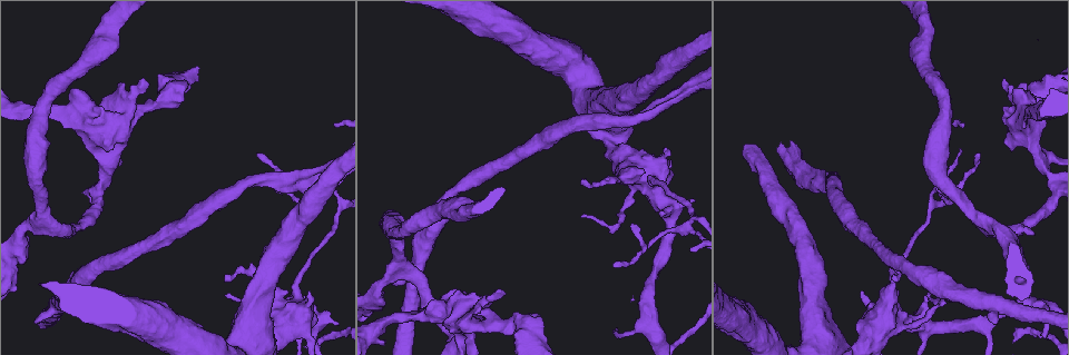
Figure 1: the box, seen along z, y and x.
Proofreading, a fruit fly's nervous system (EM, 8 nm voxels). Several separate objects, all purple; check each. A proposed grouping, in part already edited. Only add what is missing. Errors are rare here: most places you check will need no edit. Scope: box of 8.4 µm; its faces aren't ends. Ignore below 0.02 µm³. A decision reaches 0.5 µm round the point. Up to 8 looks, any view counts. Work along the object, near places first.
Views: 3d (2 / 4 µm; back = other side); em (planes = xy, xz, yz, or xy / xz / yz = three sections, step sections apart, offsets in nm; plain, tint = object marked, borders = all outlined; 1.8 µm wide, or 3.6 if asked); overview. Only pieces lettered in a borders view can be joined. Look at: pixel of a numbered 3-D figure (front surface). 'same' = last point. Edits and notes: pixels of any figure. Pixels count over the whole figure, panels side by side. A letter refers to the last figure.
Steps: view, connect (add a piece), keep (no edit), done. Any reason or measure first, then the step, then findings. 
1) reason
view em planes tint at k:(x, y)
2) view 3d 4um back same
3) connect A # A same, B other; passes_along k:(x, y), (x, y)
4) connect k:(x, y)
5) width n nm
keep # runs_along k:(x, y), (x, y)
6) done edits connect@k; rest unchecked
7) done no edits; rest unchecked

free end
view em yz step 8 tint at 1:(1035, 233)

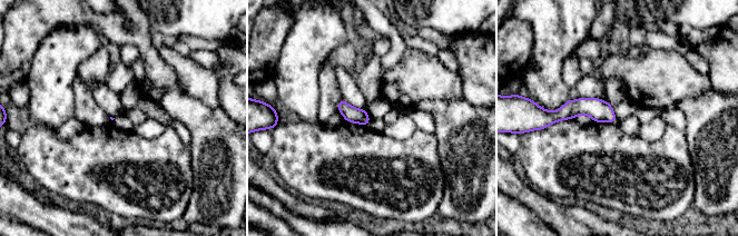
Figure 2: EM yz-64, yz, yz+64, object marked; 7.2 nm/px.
another direction
view em planes borders same

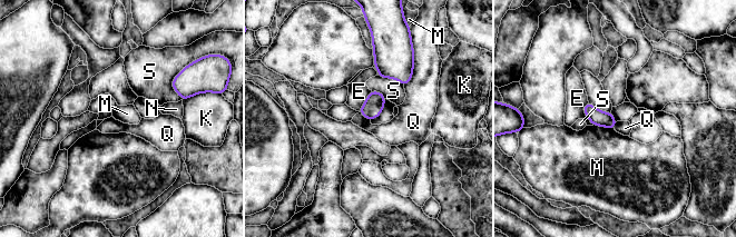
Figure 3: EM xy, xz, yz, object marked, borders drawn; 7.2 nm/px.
keep # E other, K other, M other, N other, Q other, S other; border 3:(414, 59), (411, 79), (404, 86); no lettered piece goes on from it

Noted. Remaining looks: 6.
stops while still wide
view 3d 2um back at 1:(993, 322)

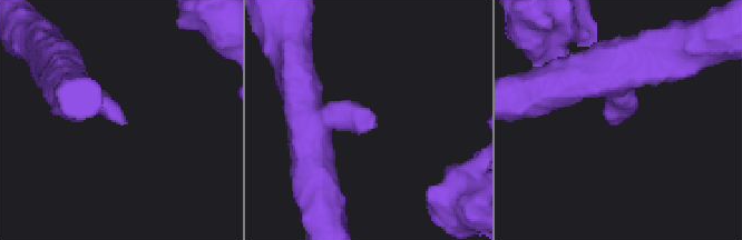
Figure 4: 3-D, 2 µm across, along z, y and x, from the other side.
shape alone is not enough
view em planes tint at 4:(373, 128)

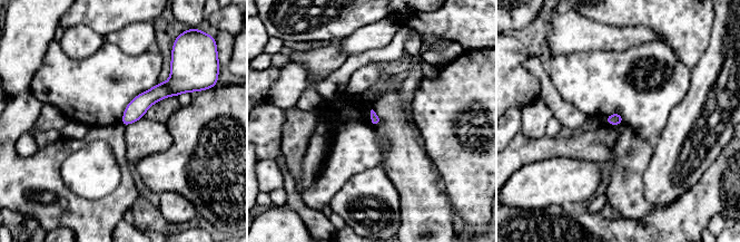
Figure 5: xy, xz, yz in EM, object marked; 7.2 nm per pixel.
see the neighbours
view em planes borders same

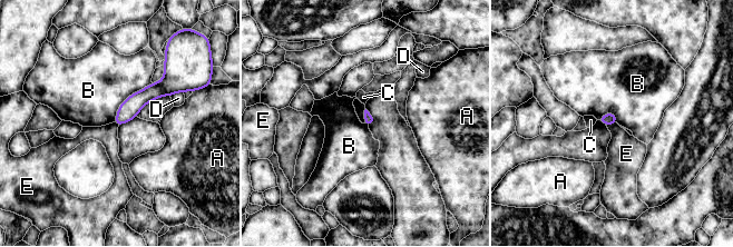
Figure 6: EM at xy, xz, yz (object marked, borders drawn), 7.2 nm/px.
keep # A other, B other, C other, D other, E other; border 6:(365, 109), (363, 122); none of them fits

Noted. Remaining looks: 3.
an open end
view em yz step 4 borders at 1:(475, 314)

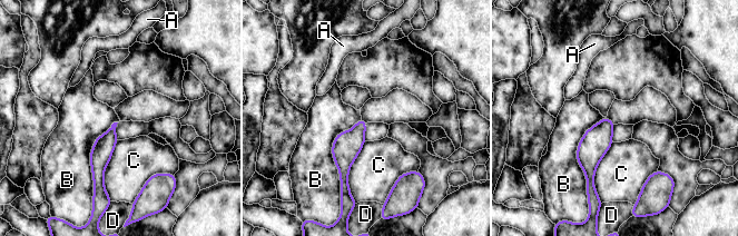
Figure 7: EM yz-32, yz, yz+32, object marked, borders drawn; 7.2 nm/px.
keep # A other, B other, C other, D other; runs_along 7:(112, 129), (98, 160), (97, 184); no lettered piece goes on from it

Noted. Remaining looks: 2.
stops while still wide
view em yz step 8 borders at 1:(310, 290)

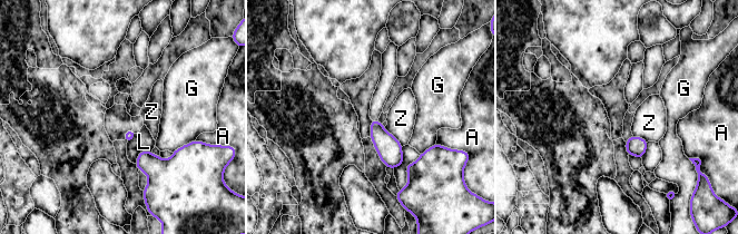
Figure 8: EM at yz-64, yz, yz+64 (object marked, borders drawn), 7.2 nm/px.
keep # A other, G other, L other, Z other; border 8:(384, 128), (402, 146); no lettered piece goes on from it

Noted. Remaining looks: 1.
done no edits; rest unchecked

